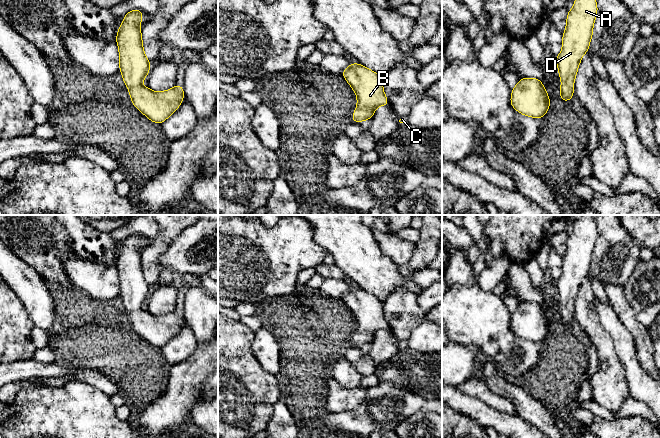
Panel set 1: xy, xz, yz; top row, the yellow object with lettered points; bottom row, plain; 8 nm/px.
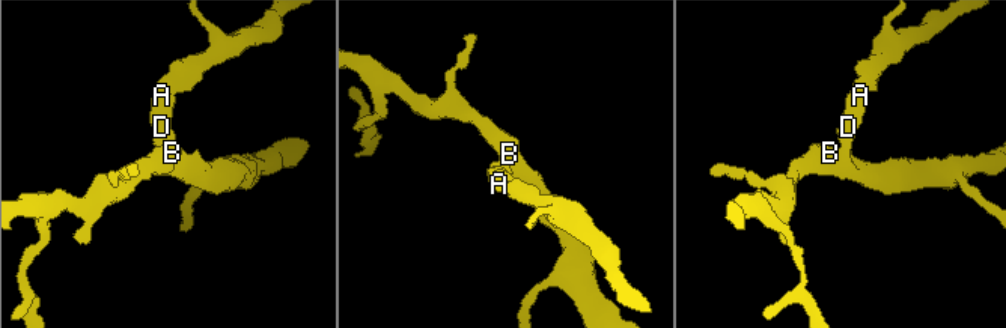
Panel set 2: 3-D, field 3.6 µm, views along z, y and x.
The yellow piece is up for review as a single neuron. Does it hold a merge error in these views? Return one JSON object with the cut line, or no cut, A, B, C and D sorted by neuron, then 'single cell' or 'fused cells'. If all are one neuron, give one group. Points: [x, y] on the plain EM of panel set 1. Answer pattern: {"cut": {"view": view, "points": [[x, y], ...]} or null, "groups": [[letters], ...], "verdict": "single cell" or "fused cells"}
{"cut": null, "groups": [["A", "B", "C", "D"]], "verdict": "single cell"}

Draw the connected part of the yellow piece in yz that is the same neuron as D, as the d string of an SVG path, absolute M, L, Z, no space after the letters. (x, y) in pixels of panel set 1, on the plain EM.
M583 215L578 221L575 222L573 232L568 235L566 242L567 249L563 256L562 262L562 275L555 282L560 304L562 306L560 311L560 322L564 326L568 326L574 320L573 311L576 297L583 279L589 274L597 235L598 231L596 223L592 215Z

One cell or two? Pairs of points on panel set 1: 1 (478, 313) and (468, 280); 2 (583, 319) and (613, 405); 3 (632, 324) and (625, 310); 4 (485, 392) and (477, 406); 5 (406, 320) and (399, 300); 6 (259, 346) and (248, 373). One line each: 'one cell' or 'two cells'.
1: two cells
2: one cell
3: one cell
4: two cells
5: one cell
6: two cells

